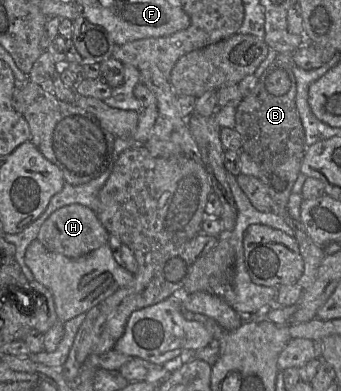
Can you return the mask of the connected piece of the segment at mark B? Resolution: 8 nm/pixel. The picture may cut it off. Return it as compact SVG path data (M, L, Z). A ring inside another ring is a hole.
M277 53L274 61L267 67L251 93L243 97L236 108L234 129L241 137L242 150L259 166L259 180L266 187L271 198L272 212L280 216L295 232L304 270L297 284L305 291L315 282L319 266L325 257L323 248L316 245L307 234L301 221L293 219L288 212L288 200L293 185L300 172L300 165L308 148L305 144L305 132L296 107L296 79L293 73L293 53Z

